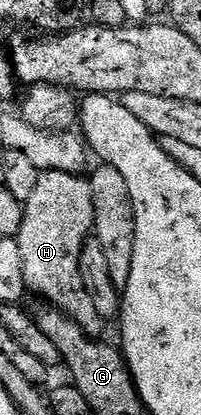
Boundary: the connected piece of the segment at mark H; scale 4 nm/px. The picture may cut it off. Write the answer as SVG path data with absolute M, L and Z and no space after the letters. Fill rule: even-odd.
M45 171L42 172L37 181L37 185L33 189L33 193L29 193L29 197L23 203L23 220L19 226L18 241L19 249L21 251L21 269L25 273L25 281L28 288L32 292L43 298L50 306L56 307L58 311L64 311L70 319L75 321L81 327L83 332L92 337L102 336L103 327L105 327L105 320L97 313L97 308L93 305L93 300L90 299L89 293L85 293L85 281L81 277L81 249L85 240L92 238L95 229L95 194L91 191L91 184L83 175L70 175L69 173L61 173L60 171Z

